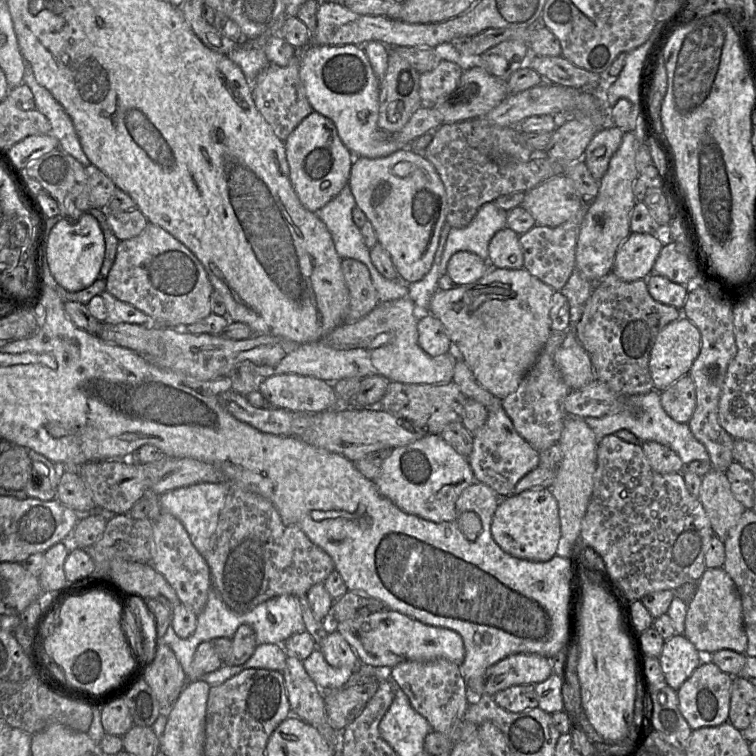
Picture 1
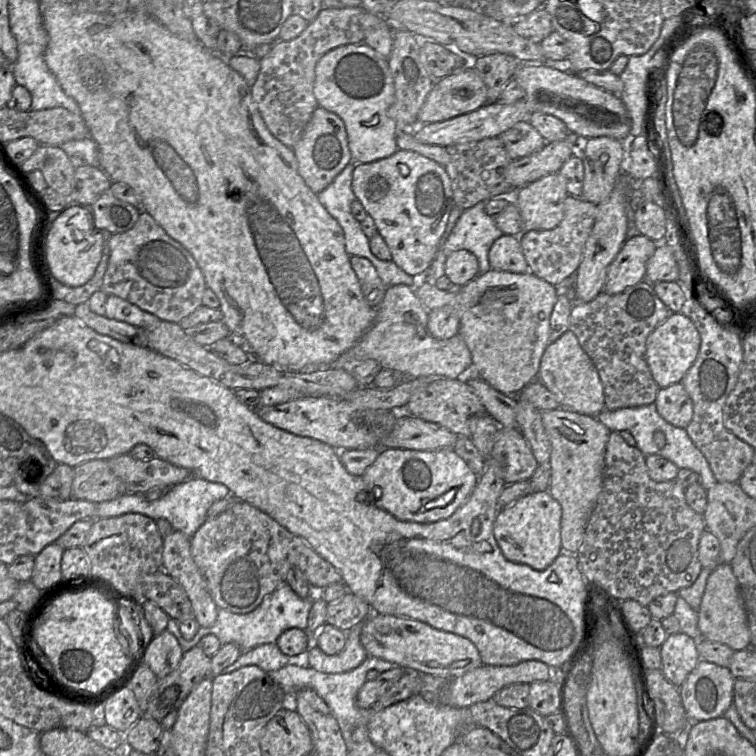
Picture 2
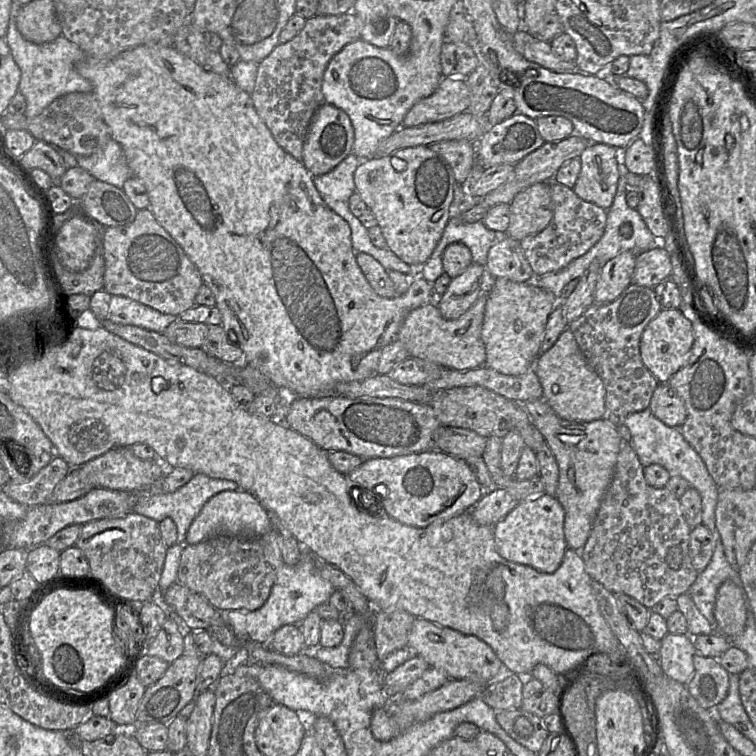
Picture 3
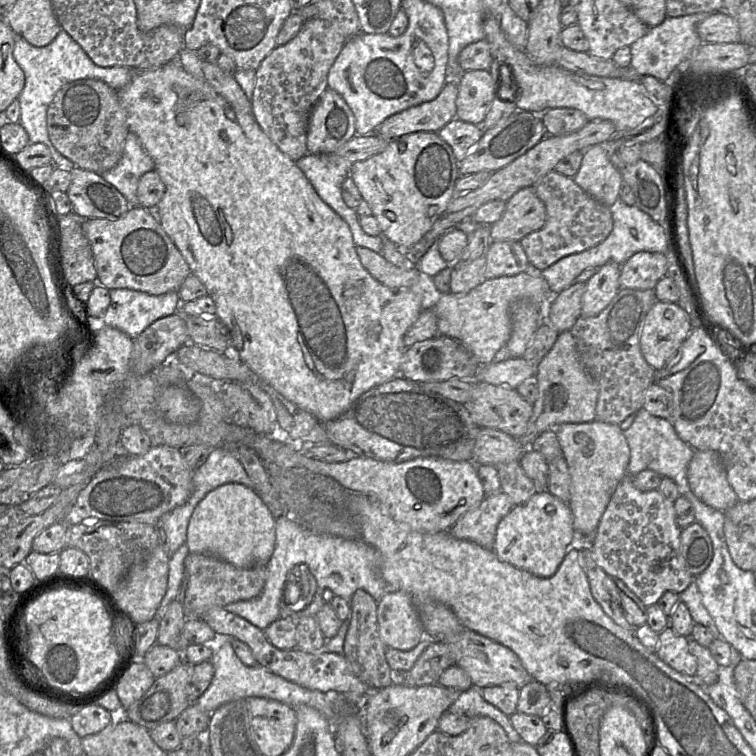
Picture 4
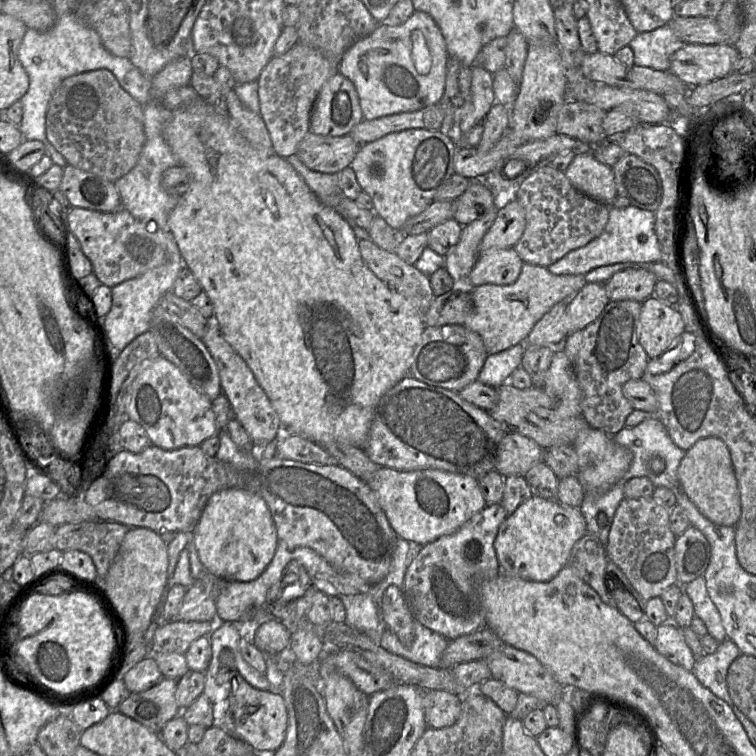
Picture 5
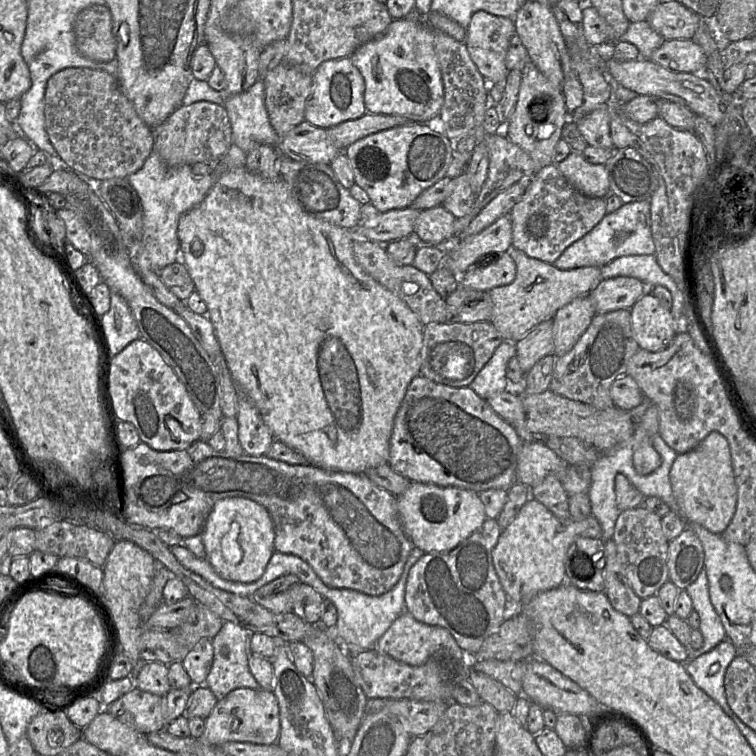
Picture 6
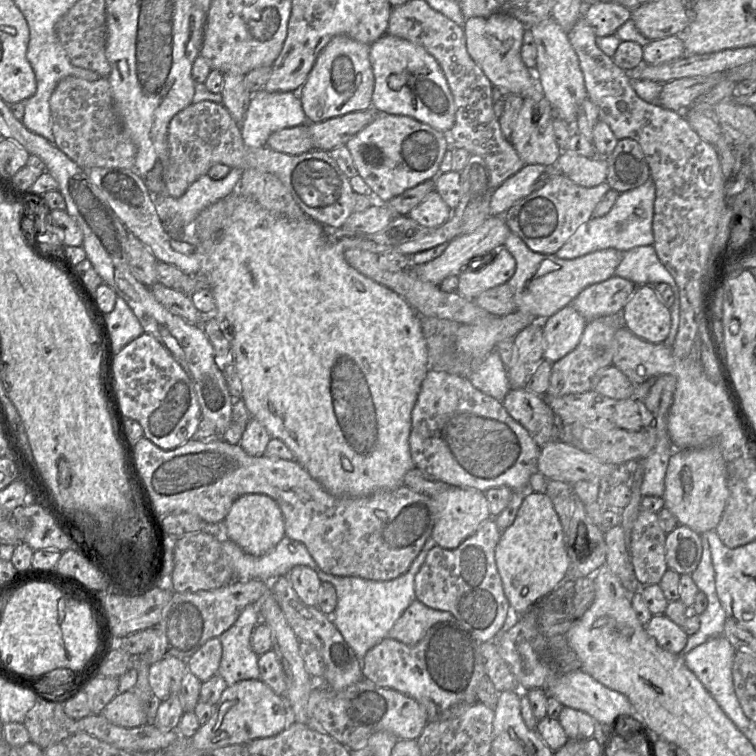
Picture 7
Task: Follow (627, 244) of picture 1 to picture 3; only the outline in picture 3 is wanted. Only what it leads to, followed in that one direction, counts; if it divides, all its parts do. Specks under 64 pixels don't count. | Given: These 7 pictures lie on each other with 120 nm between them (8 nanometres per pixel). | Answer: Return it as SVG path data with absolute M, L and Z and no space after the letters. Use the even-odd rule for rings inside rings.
M623 252L601 267L594 292L594 304L614 301L632 283L635 258L636 255L631 252Z

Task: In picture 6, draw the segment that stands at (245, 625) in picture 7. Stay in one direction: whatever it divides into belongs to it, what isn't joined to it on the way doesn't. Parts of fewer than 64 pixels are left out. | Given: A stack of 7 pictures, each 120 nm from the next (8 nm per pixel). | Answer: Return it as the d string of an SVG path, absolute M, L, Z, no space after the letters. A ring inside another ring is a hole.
M226 620L220 631L212 638L213 663L205 685L213 692L218 701L237 688L261 688L249 668L249 656L252 653L250 651L250 636L250 630L246 627L234 621Z

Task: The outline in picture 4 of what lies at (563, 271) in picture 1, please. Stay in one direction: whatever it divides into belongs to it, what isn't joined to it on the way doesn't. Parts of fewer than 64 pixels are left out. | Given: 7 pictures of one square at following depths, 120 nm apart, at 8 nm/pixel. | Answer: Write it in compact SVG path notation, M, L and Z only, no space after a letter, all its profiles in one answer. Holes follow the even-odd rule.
M553 170L540 178L532 187L545 204L547 218L541 229L520 240L530 269L542 272L565 256L597 245L611 232L613 220L609 207L587 194L573 178Z

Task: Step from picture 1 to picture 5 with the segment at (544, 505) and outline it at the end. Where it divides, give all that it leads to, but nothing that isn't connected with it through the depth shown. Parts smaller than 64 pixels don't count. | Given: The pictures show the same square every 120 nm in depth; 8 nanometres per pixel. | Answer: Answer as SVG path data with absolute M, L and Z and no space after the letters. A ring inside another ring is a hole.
M533 495L499 526L494 548L501 572L524 580L547 582L568 564L575 543L587 533L579 508Z

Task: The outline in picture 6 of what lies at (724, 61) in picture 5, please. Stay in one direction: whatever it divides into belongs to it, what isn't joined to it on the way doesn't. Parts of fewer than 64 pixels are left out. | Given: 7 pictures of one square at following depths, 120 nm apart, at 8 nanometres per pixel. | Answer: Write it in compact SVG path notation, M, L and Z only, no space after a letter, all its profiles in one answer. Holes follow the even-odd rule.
M693 39L665 40L650 60L674 72L705 74L709 54Z

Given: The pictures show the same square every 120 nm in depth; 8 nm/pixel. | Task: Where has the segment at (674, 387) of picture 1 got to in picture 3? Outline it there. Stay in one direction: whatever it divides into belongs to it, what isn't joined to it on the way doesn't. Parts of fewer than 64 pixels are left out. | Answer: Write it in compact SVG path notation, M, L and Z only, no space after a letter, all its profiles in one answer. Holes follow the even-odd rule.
M668 383L658 384L652 394L649 409L669 427L680 428L687 416L683 400Z

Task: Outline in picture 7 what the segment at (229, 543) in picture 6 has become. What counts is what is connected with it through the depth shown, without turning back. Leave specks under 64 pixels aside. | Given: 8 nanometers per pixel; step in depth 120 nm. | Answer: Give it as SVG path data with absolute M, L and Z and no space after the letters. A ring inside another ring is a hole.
M245 494L236 499L224 518L223 525L225 536L253 556L270 552L285 536L280 507L275 500L263 494Z

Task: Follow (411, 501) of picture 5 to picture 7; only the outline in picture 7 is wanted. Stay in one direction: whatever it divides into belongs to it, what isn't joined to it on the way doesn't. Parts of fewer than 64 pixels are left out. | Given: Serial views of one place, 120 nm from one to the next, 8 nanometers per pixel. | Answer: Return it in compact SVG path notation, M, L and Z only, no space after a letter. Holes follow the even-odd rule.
M450 487L430 497L436 507L436 521L430 537L436 546L444 549L456 549L491 517L485 493L475 489Z

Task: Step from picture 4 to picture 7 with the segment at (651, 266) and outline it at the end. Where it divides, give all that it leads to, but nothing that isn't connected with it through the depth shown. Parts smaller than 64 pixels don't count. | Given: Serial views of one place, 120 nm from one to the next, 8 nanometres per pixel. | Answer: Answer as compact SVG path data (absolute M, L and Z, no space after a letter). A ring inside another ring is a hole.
M619 276L587 286L571 305L587 320L618 315L622 312L637 285Z

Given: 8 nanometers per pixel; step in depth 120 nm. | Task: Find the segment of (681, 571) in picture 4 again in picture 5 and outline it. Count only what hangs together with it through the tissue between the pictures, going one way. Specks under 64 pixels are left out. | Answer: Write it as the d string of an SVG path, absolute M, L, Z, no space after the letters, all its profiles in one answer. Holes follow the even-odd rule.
M652 497L624 498L616 512L605 546L608 560L615 563L627 579L647 602L660 595L670 586L677 584L675 564L675 536L670 529L670 509Z

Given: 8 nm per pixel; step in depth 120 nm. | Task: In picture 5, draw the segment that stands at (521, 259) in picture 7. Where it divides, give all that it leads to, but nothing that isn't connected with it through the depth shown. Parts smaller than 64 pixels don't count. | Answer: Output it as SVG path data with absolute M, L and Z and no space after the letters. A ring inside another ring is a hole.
M524 263L513 284L469 287L474 310L462 325L480 335L488 355L499 353L517 344L525 344L535 324L555 304L568 301L586 283L583 274L555 275L546 267Z

